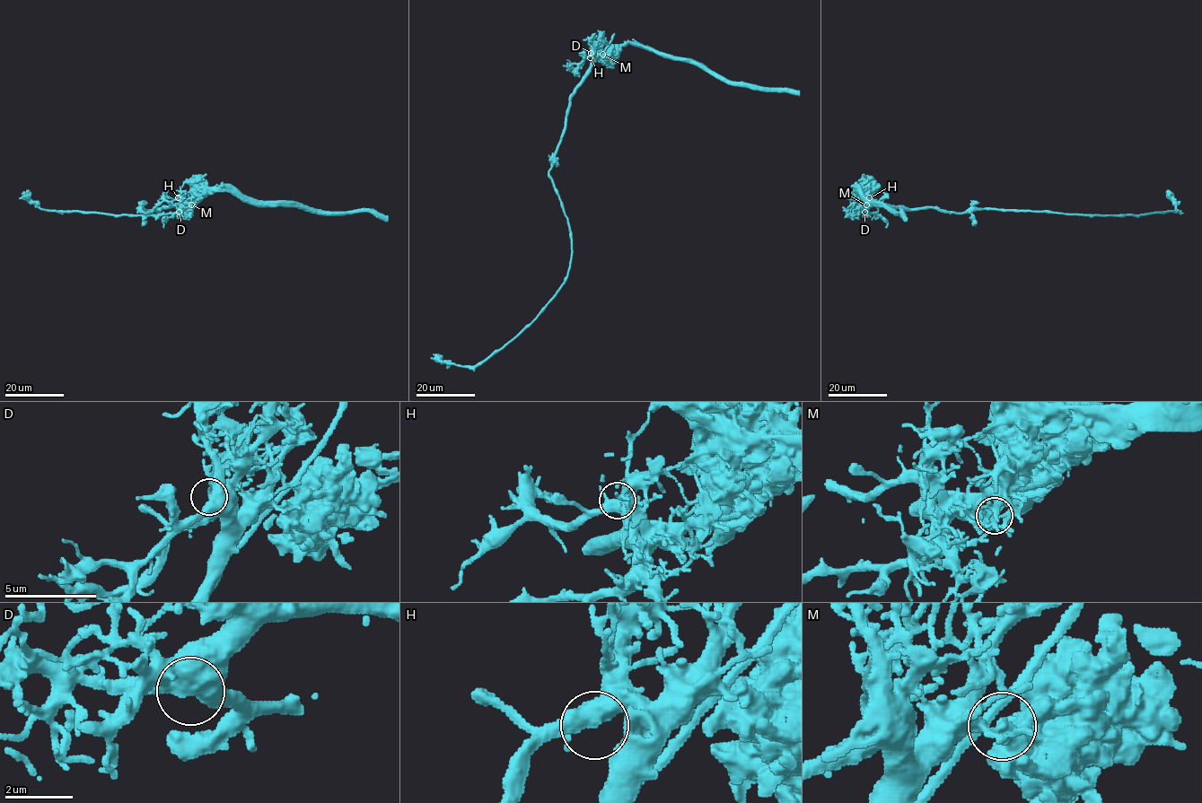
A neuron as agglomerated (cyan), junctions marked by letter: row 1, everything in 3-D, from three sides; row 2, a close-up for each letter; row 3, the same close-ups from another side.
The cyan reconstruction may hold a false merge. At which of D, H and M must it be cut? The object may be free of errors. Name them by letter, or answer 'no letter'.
M

